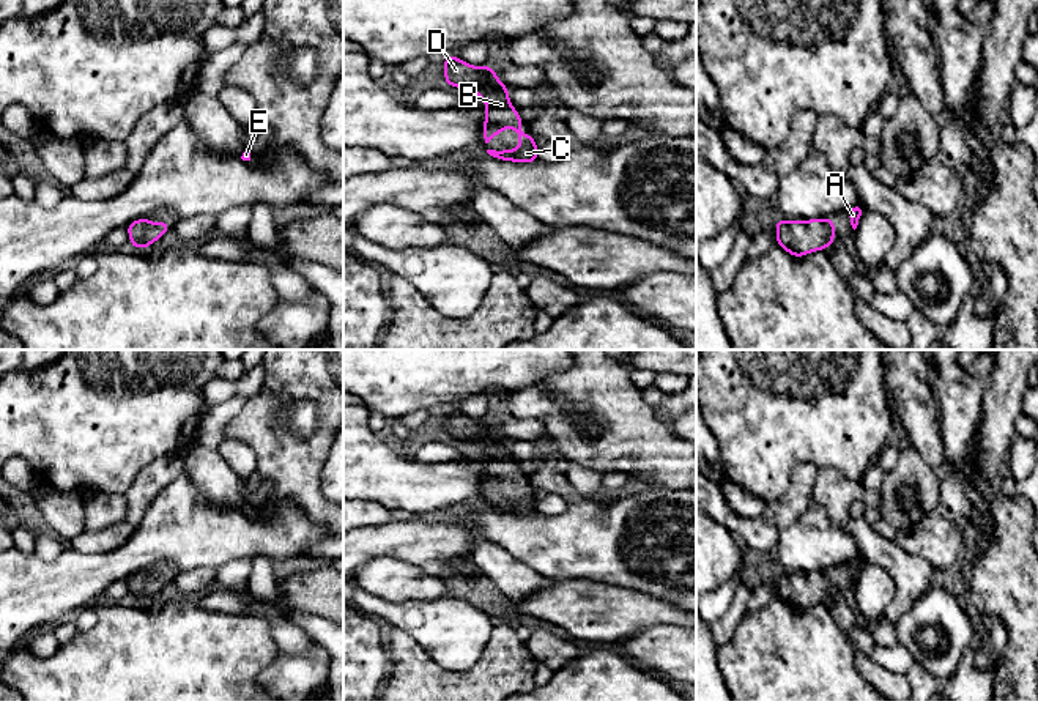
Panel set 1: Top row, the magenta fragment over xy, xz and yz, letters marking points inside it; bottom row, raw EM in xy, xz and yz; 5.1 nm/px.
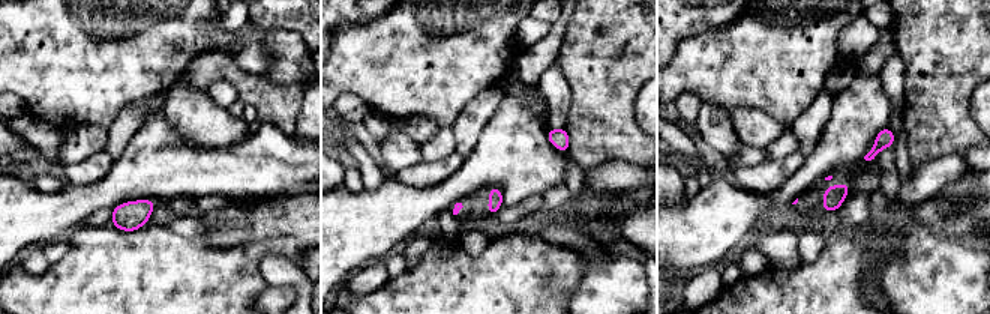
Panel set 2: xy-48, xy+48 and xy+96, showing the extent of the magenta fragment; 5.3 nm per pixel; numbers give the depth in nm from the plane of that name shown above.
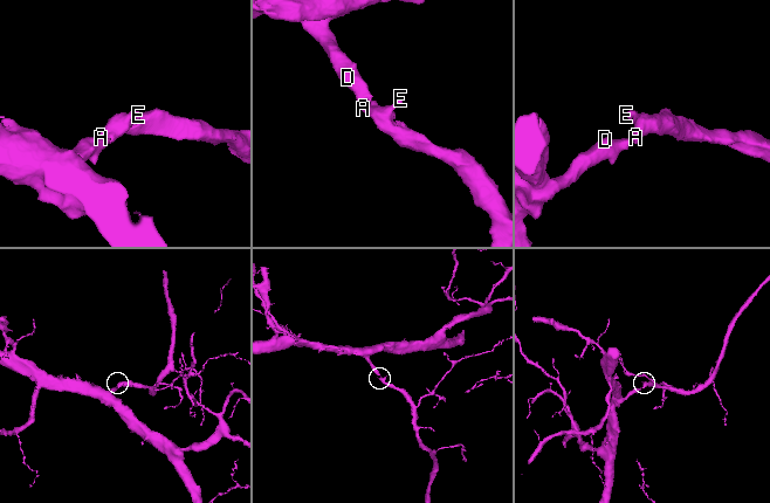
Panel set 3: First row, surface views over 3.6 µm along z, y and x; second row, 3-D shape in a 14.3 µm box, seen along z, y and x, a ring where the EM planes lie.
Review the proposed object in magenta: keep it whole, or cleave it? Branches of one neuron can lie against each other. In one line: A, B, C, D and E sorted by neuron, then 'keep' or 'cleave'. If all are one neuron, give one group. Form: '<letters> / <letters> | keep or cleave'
A B C D E | keep

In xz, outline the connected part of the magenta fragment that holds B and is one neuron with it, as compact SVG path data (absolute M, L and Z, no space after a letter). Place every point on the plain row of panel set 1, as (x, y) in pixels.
M457 408L444 411L444 432L449 440L465 441L469 447L477 446L487 457L484 491L488 496L502 482L512 480L520 493L517 503L487 503L487 506L501 514L536 515L537 496L531 487L521 487L525 477L518 465L512 460L507 440L496 430L491 419L471 419Z

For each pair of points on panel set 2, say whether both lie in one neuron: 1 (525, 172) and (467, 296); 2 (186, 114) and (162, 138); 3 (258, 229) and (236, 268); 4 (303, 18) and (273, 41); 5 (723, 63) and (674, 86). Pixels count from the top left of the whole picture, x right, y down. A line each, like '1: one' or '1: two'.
1: two
2: two
3: two
4: two
5: one

